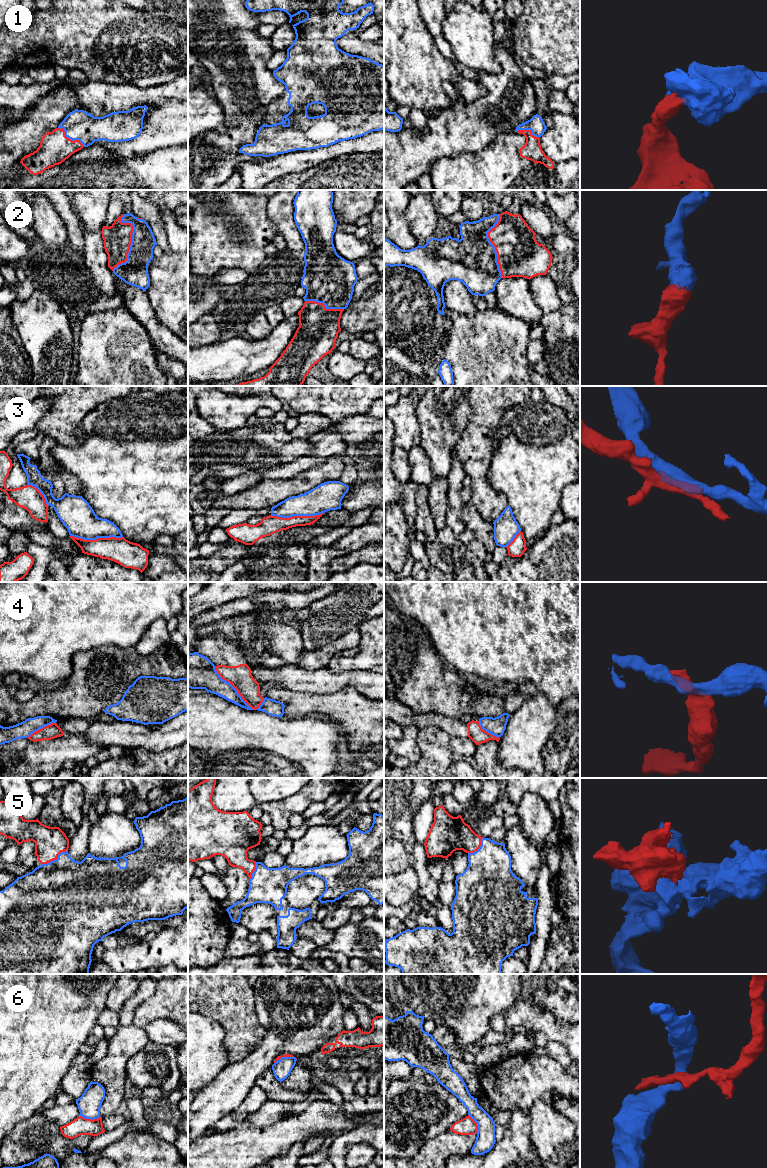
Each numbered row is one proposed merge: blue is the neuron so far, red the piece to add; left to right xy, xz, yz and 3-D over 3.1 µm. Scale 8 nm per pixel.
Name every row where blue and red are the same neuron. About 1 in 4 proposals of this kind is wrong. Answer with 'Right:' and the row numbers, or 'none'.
Right: 1, 2, 5

